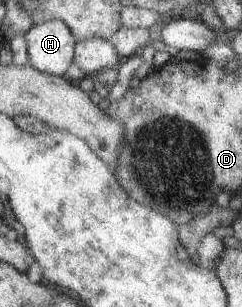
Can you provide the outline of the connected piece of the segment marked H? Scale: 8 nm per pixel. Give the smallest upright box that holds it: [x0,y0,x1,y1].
[24,19,75,76]

